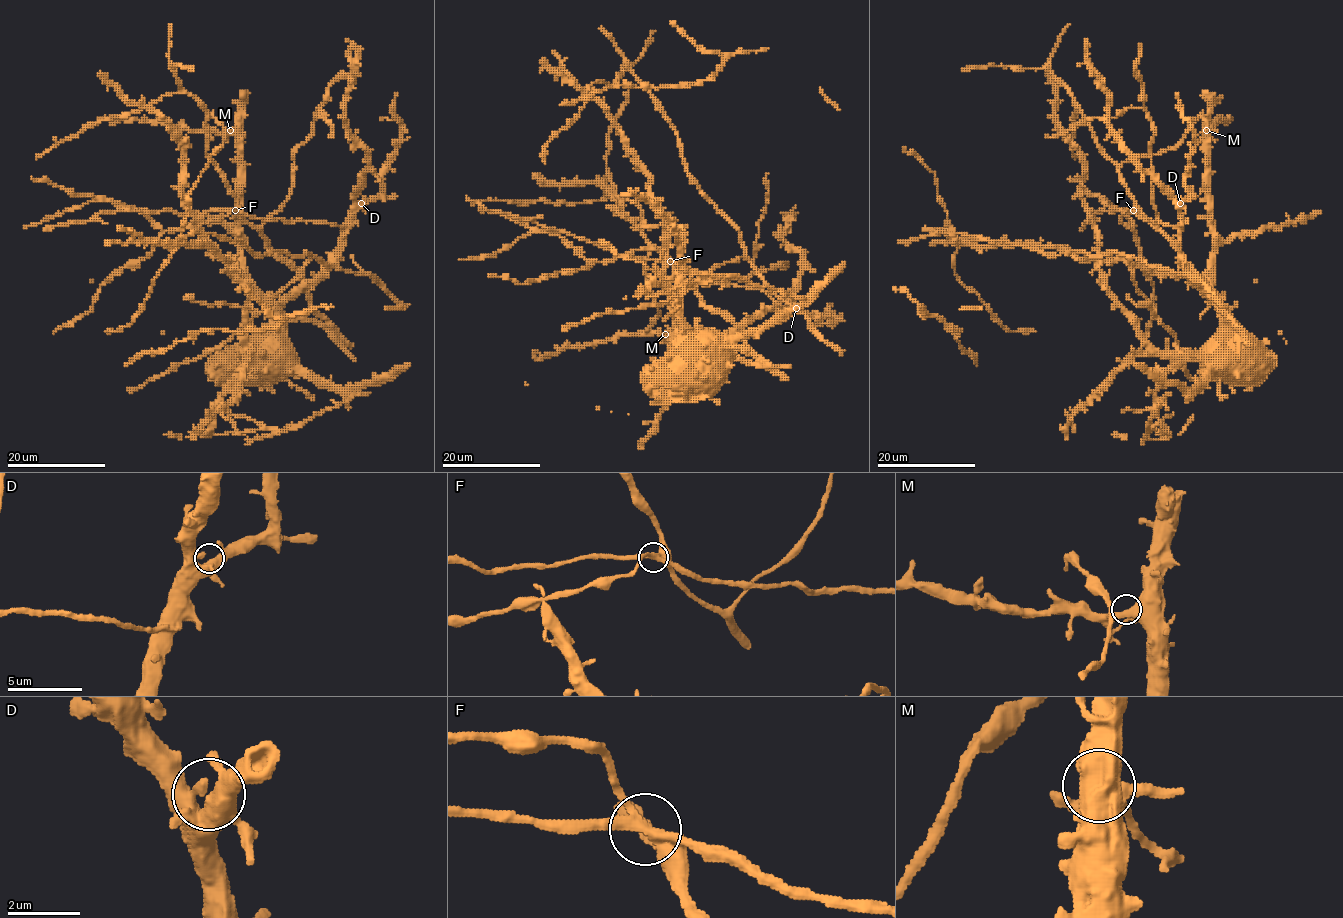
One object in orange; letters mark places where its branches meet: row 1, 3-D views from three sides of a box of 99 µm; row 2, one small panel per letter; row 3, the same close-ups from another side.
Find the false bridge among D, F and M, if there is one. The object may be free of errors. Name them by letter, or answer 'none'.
F

